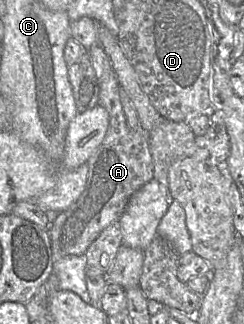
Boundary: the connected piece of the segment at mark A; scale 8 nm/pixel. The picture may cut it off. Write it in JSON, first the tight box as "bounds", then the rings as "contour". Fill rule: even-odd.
{"bounds":[48,70,153,262],"contour":[[[113,70],[101,77],[99,87],[98,105],[107,111],[109,126],[103,142],[87,161],[88,178],[82,194],[48,227],[52,262],[55,257],[84,255],[100,233],[119,220],[134,193],[153,179],[148,133],[141,127],[133,130],[127,125],[120,100],[121,87]]]}

